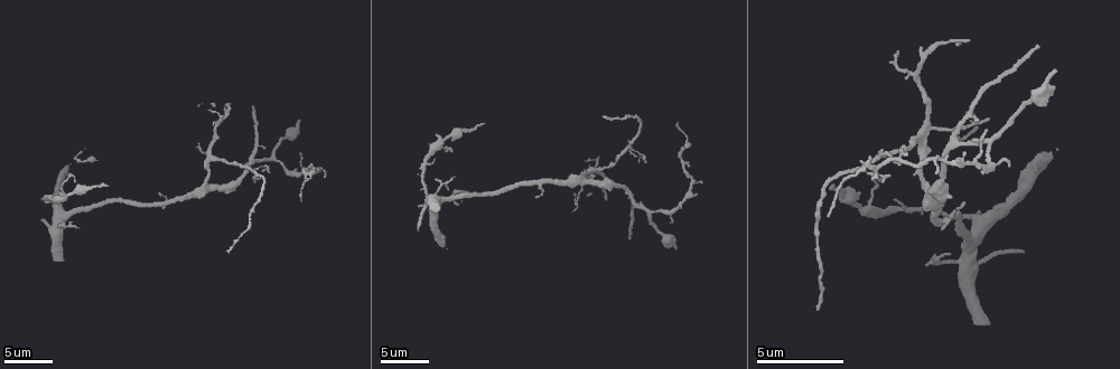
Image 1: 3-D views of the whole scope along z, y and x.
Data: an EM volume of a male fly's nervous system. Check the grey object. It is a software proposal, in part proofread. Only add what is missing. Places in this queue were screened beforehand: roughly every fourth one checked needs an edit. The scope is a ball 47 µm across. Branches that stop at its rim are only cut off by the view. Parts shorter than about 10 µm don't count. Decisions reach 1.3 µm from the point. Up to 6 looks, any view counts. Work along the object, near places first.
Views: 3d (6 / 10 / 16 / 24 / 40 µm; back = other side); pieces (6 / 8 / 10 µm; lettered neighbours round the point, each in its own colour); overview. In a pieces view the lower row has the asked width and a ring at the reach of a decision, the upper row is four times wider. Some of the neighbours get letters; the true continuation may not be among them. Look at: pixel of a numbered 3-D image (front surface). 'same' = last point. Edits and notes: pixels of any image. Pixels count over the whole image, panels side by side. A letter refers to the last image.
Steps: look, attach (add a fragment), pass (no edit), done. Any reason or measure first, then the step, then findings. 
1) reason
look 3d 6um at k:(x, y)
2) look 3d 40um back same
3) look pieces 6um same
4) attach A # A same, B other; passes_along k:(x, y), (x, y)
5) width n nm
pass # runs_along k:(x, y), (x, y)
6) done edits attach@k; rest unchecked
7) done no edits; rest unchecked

branch stops here
look 3d 10um at 1:(986, 320)

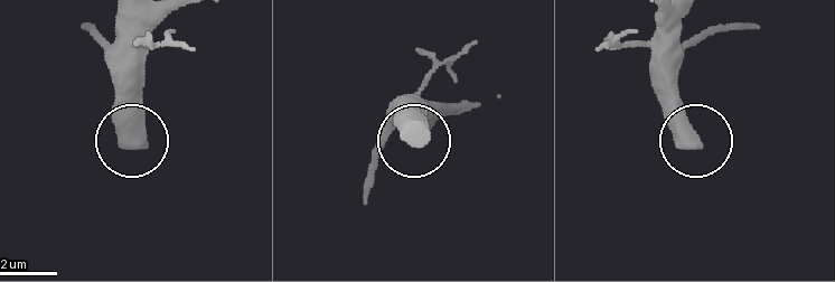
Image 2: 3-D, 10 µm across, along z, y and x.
look pieces 10um at 2:(697, 141)

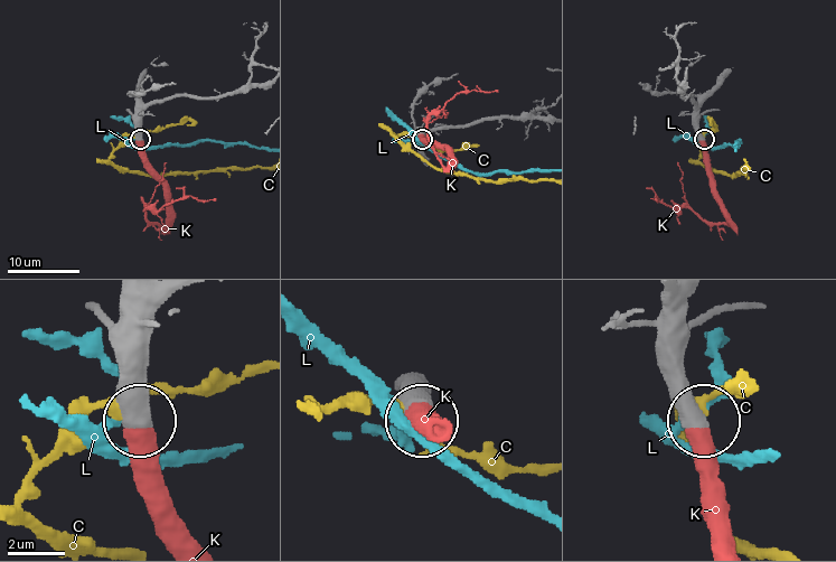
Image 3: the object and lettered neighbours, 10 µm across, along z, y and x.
attach K # C other, K same, L other; passes_along 3:(147, 347), (140, 475), (161, 540); it goes on there

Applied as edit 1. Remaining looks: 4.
thin end
look pieces 8um at 1:(603, 118)

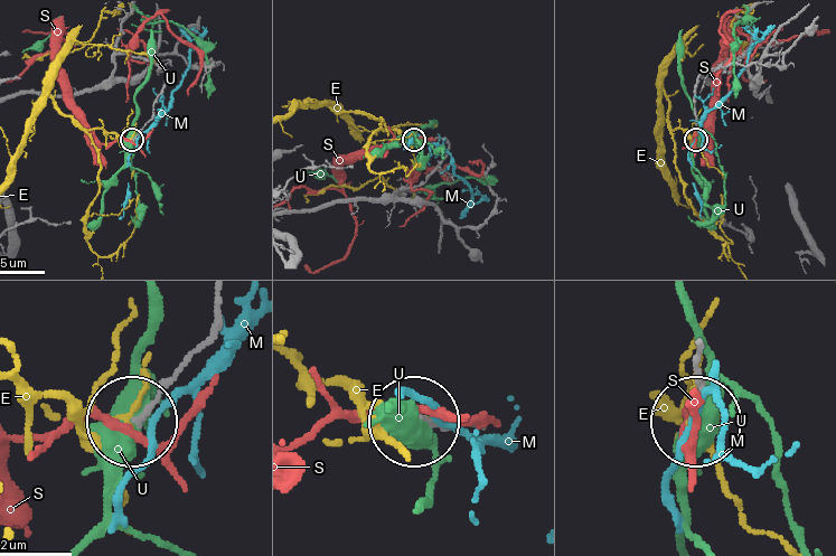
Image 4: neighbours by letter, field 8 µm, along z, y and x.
pass # E other, M other, S other, U other; runs_along 4:(115, 60), (143, 57), (167, 75), (152, 115), (131, 138); no lettered fragment goes on from it

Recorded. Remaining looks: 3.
long arm stops here
look pieces 10um at 1:(678, 121)

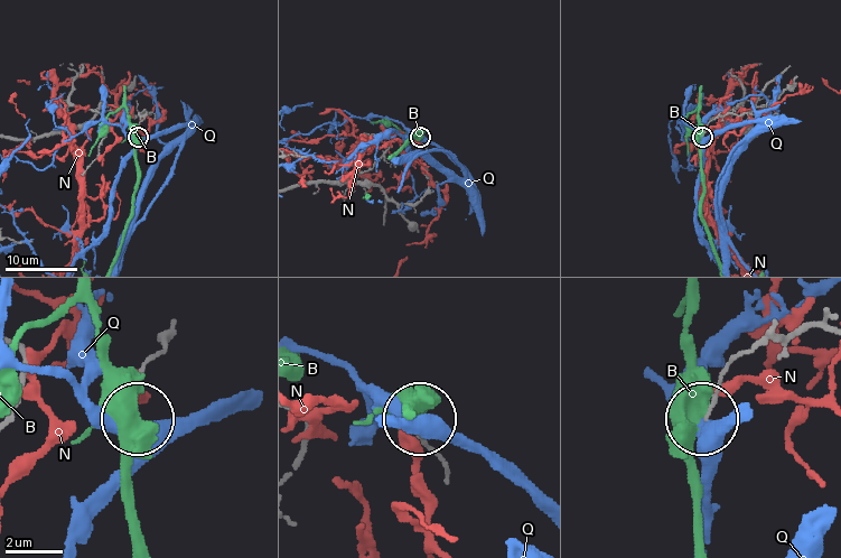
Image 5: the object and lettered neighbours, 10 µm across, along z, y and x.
pass # B other, N other, Q other; runs_along 5:(820, 328), (776, 335), (747, 350), (720, 379), (706, 412); none of them fits

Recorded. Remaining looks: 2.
done edits attach@3; rest unchecked

